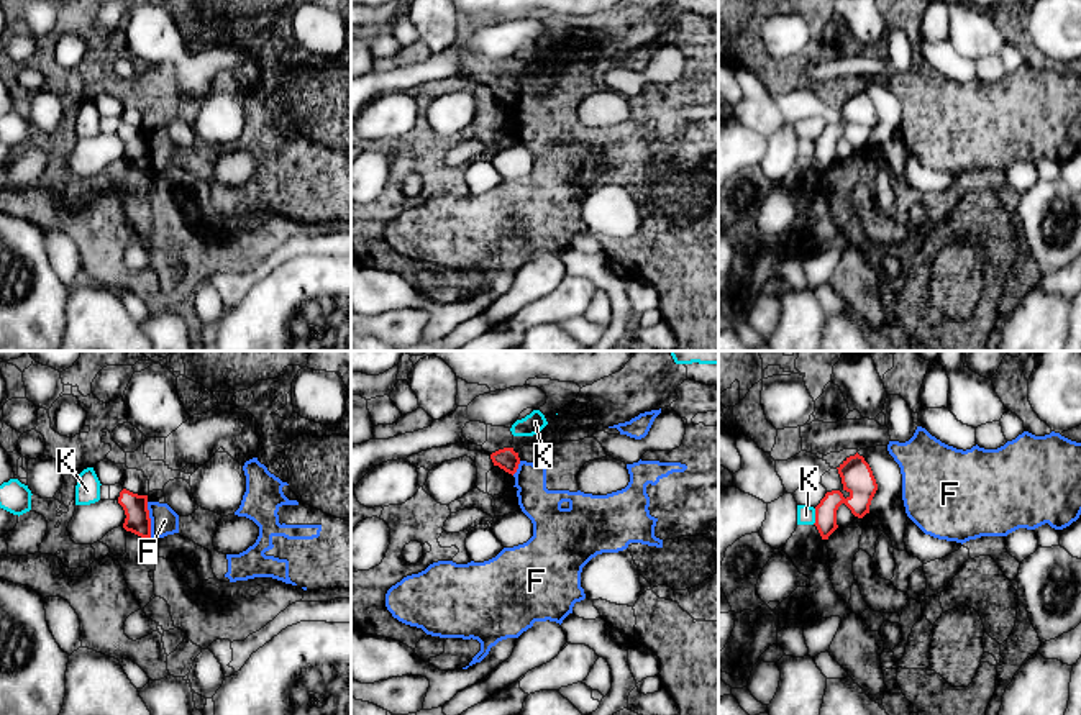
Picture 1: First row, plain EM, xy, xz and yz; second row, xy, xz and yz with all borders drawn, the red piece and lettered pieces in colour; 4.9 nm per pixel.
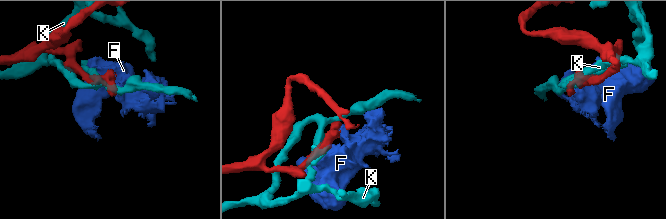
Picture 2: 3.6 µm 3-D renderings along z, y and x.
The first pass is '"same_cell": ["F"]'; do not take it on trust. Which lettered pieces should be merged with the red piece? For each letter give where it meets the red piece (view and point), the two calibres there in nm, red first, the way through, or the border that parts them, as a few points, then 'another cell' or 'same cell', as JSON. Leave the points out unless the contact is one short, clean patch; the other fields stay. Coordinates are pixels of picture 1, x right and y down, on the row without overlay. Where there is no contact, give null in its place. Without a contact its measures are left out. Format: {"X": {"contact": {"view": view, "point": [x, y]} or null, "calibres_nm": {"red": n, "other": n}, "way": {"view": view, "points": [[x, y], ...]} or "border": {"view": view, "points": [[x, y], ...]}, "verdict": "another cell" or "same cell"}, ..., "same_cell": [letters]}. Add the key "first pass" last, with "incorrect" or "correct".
{"F": {"contact": {"view": "xy", "point": [150, 153]}, "calibres_nm": {"red": 120, "other": 140}, "border": {"view": "xy", "points": [[146, 135], [151, 169]]}, "verdict": "another cell"}, "K": {"contact": {"view": "yz", "point": [816, 150]}, "calibres_nm": {"red": 110, "other": 100}, "verdict": "another cell"}, "same_cell": [], "first pass": "incorrect"}

